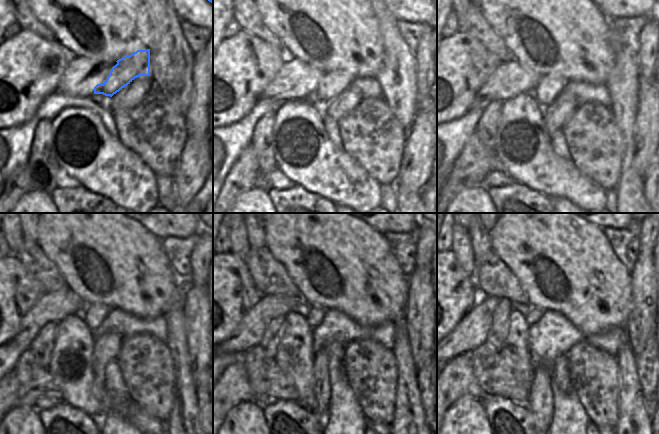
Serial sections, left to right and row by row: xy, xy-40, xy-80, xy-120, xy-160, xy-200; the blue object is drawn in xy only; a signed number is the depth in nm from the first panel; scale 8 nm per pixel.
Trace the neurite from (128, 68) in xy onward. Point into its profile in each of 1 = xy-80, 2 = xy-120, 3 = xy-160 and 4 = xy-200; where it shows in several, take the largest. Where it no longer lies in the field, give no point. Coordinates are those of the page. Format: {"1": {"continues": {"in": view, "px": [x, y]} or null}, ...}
{"1": {"continues": {"in": "xy-80", "px": [551, 86]}}, "2": {"continues": {"in": "xy-120", "px": [95, 313]}}, "3": {"continues": {"in": "xy-160", "px": [316, 314]}}, "4": {"continues": {"in": "xy-200", "px": [534, 314]}}}

